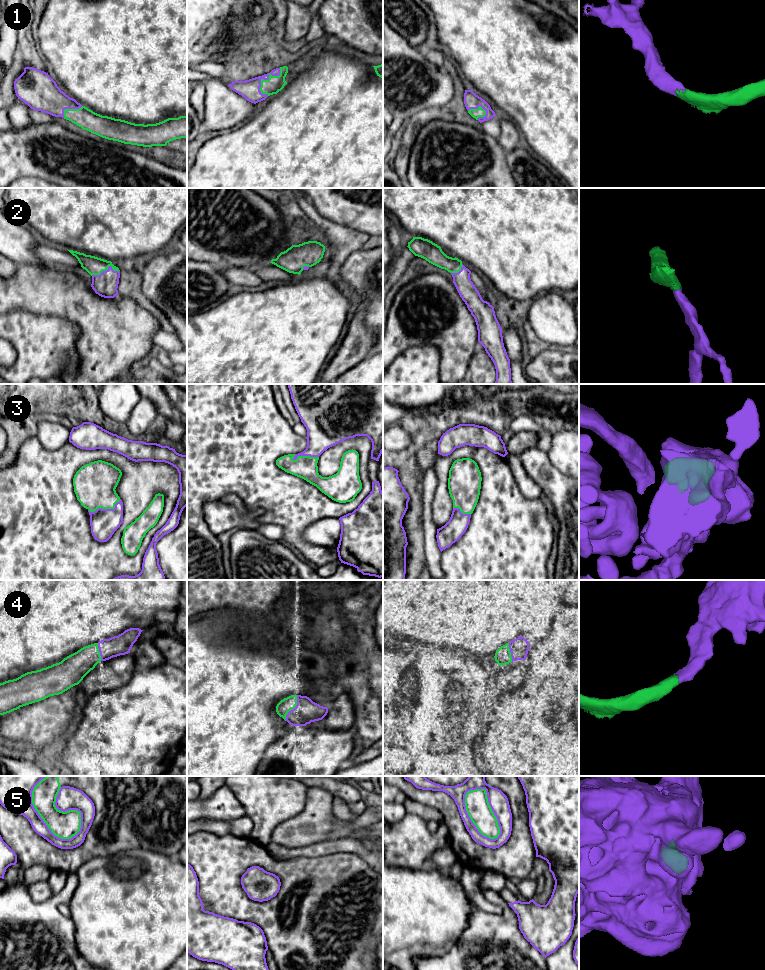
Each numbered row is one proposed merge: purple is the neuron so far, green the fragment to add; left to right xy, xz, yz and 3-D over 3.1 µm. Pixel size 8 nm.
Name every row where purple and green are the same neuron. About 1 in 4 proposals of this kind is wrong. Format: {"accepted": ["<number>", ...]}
{"accepted": ["1", "2", "3", "4"]}

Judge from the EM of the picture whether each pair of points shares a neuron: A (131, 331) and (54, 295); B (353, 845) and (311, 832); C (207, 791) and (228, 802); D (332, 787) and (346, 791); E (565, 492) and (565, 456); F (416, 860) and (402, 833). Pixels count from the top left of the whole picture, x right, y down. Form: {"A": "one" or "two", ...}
{"A": "one", "B": "two", "C": "two", "D": "one", "E": "two", "F": "one"}

